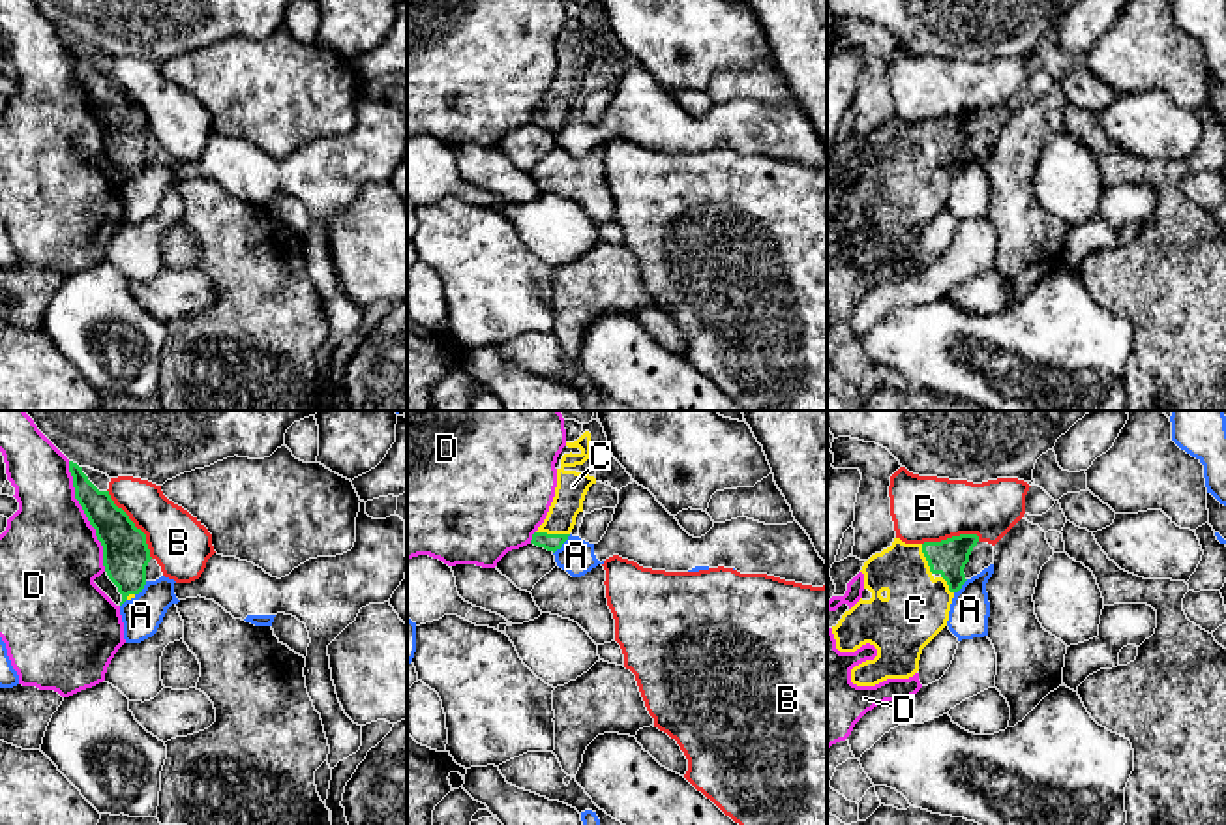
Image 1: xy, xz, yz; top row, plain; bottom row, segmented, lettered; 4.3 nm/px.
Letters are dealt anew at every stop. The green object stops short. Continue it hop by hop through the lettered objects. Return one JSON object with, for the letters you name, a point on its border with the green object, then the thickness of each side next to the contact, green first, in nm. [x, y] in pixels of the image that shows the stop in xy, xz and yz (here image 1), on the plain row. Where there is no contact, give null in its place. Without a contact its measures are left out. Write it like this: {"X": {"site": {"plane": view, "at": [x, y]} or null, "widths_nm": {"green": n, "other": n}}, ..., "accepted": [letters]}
{"C": {"site": {"plane": "xz", "at": [553, 115]}, "widths_nm": {"green": 80, "other": 130}}, "accepted": ["C"]}

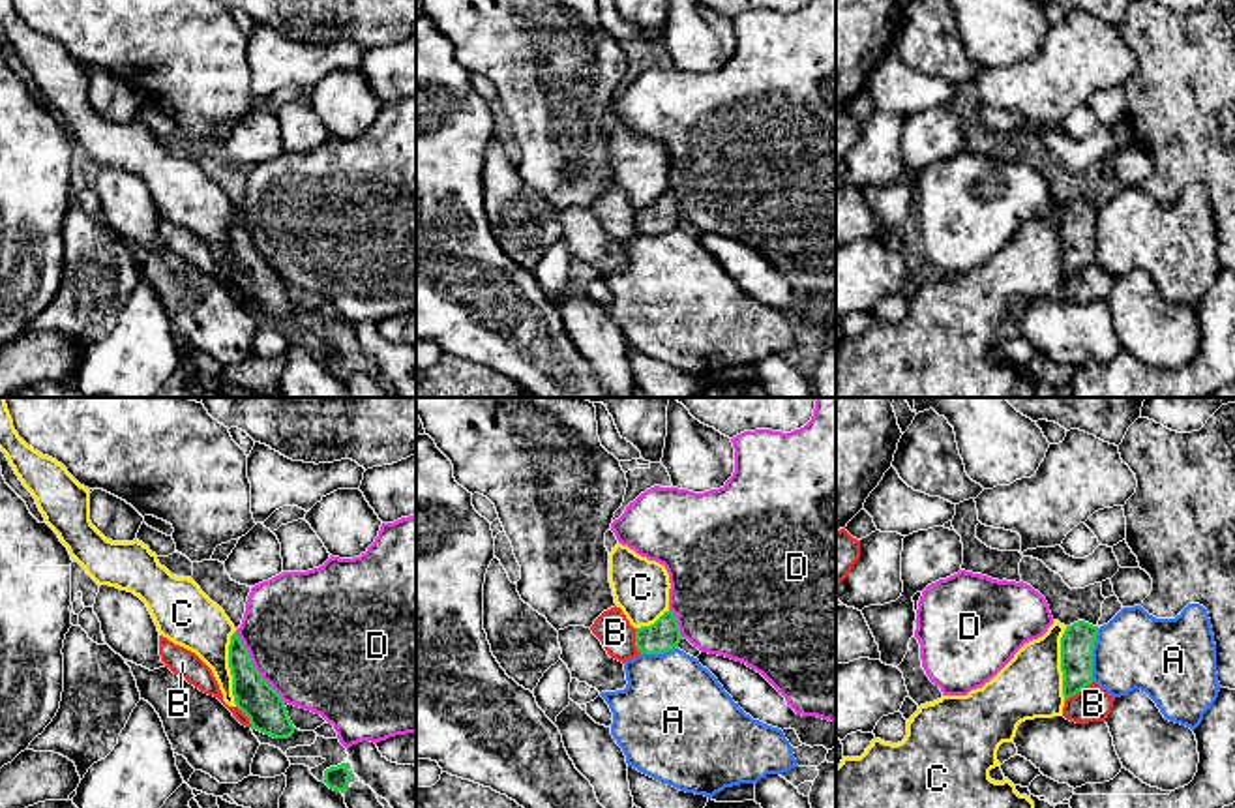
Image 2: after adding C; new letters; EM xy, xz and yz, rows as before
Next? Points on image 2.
{"accepted": []}

